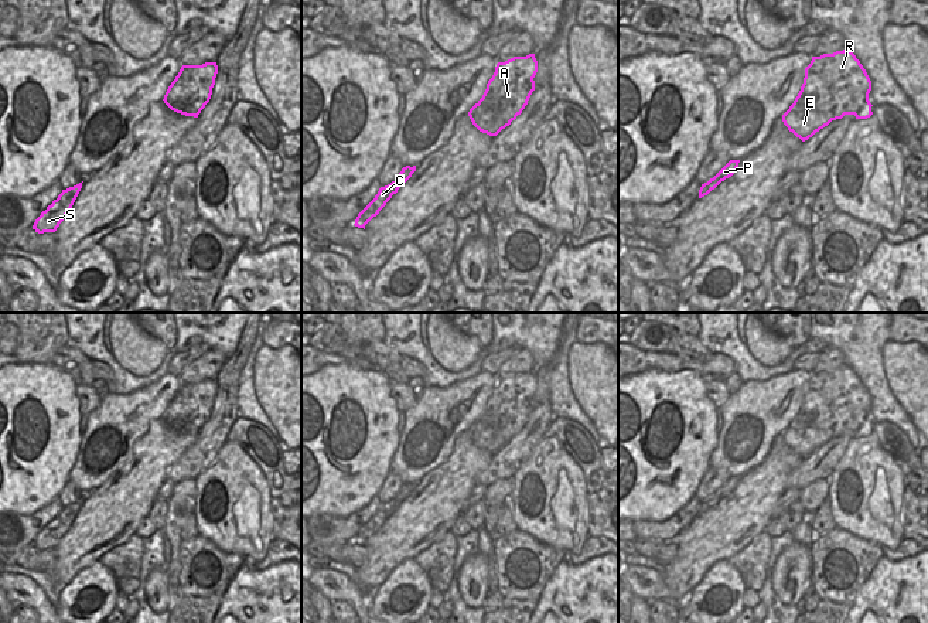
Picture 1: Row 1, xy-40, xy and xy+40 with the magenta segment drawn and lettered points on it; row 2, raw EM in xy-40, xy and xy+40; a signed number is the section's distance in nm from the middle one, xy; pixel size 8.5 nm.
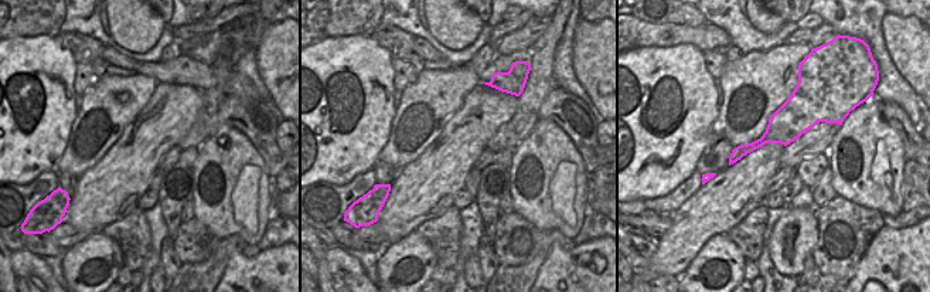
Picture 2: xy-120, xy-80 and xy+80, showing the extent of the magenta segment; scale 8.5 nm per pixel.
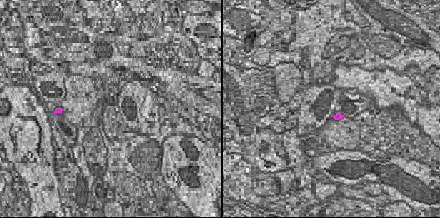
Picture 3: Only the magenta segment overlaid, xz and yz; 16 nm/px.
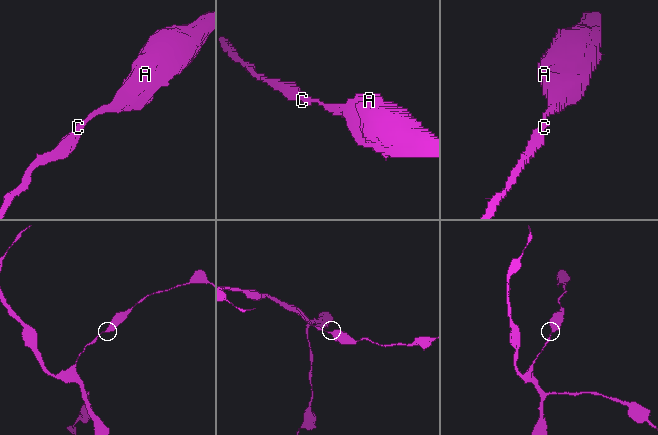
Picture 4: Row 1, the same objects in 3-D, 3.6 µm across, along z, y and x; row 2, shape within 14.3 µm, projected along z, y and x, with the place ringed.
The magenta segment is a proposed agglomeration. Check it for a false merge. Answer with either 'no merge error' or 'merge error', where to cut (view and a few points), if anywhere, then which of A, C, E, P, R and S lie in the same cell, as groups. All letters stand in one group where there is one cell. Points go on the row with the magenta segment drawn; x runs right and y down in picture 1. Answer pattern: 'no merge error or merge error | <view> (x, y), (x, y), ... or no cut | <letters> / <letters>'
no merge error | no cut | A C E P R S

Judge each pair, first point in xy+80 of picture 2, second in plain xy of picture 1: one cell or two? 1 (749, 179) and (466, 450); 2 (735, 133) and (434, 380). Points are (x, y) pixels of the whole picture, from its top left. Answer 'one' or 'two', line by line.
1: one
2: two

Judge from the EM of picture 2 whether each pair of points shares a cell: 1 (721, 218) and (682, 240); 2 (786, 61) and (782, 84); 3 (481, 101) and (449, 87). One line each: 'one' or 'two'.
1: one
2: one
3: two

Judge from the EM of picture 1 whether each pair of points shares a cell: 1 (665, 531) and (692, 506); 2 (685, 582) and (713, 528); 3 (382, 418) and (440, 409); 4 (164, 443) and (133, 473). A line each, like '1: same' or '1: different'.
1: same
2: same
3: different
4: same

